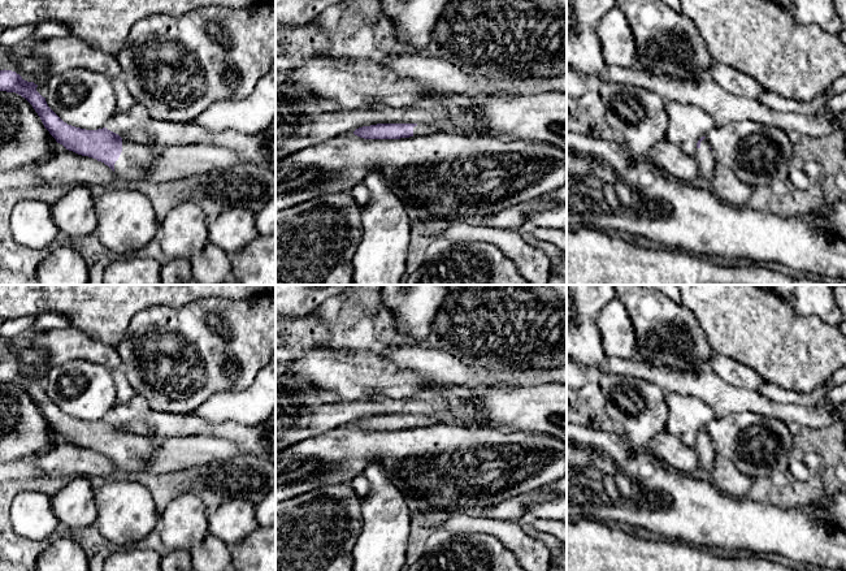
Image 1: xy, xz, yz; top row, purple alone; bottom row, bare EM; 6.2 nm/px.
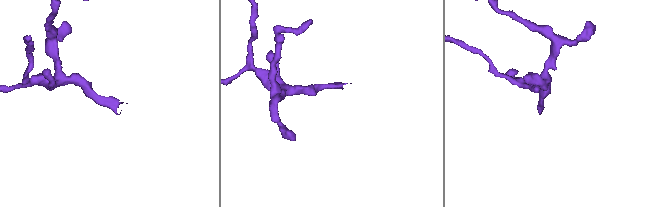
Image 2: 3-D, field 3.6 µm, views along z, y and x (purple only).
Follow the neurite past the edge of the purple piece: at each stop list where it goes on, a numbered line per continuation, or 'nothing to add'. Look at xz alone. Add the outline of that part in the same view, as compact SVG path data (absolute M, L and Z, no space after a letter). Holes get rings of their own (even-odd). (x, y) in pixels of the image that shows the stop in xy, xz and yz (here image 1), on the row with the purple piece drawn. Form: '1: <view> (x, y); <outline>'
1: xz (419, 130); M417 125L413 127L413 137L429 135L439 131L439 127L434 125Z

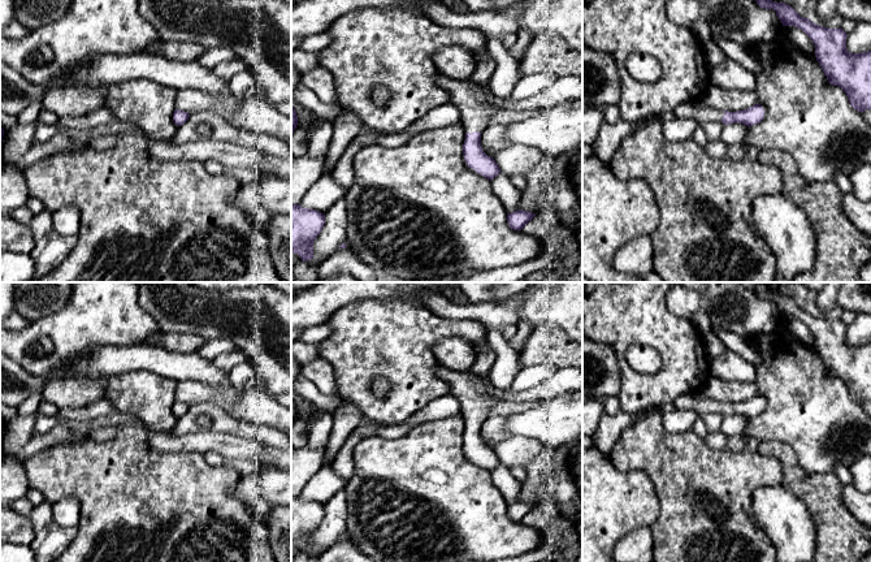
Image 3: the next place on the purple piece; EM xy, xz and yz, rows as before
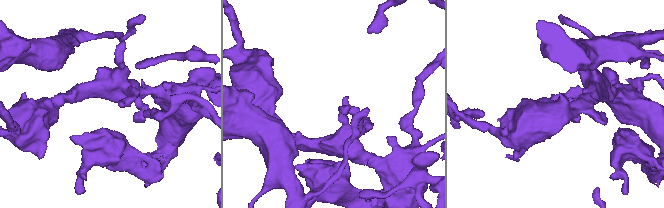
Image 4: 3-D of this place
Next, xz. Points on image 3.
1: xz (473, 100); M441 75L437 85L448 92L450 103L460 111L460 124L465 133L482 133L489 125L490 116L503 108L491 101L495 96L490 88L477 85L476 82L471 83Z

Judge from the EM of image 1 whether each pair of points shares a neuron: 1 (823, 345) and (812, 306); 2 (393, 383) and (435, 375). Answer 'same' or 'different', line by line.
1: different
2: different

